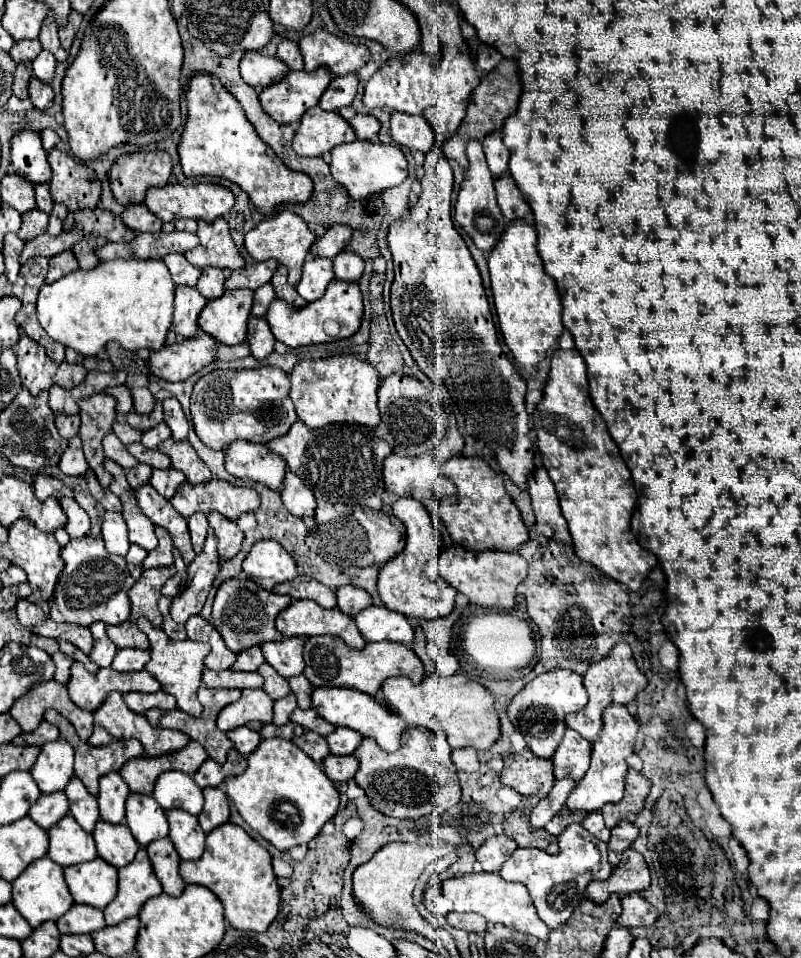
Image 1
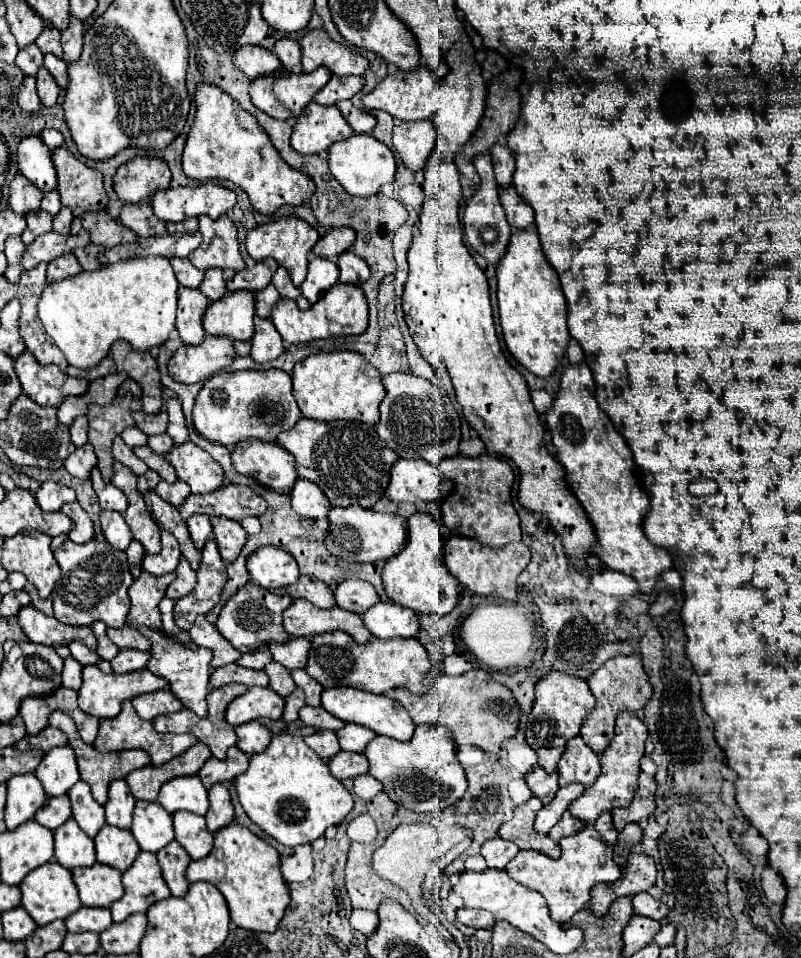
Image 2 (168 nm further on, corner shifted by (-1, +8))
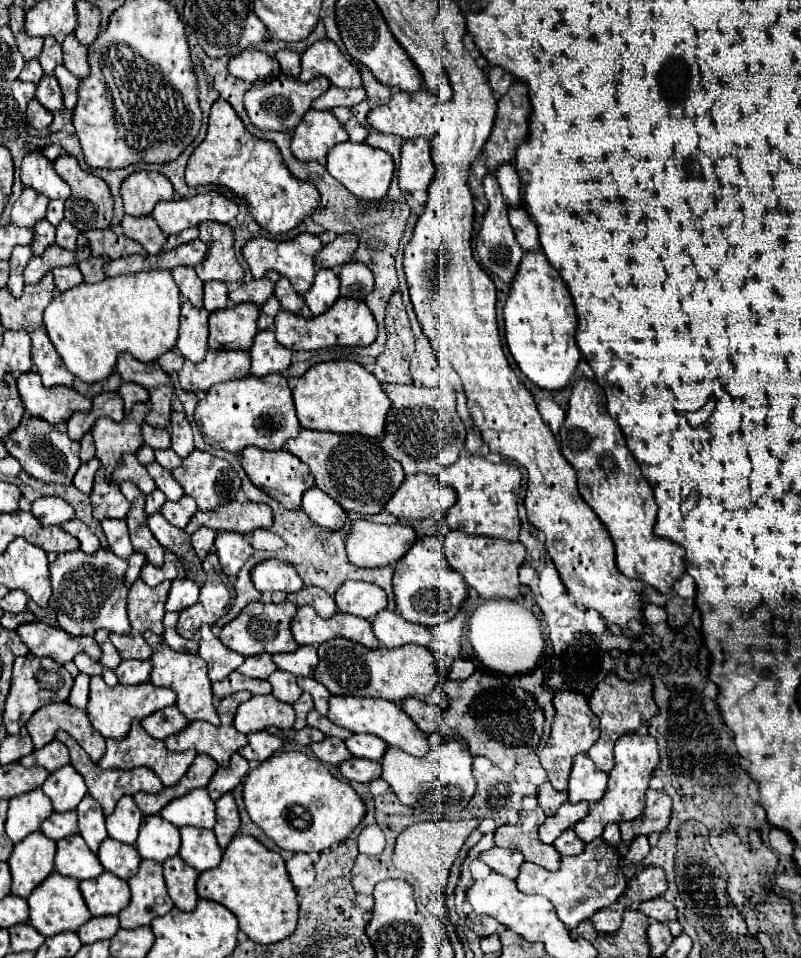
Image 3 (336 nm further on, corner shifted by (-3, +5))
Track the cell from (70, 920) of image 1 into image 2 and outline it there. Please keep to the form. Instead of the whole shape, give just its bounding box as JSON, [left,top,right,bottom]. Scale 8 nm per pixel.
[65,907,113,933]

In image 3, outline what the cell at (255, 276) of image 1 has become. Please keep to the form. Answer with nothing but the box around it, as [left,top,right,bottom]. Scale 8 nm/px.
[229,276,275,306]

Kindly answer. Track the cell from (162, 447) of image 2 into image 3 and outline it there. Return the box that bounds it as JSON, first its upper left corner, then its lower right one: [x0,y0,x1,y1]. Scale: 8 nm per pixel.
[155,448,181,472]

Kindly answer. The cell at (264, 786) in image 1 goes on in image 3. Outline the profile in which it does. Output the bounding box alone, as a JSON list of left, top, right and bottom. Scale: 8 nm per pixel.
[243,752,367,852]

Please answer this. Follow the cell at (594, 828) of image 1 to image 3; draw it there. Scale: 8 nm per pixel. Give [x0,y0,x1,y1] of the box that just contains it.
[603,824,621,846]

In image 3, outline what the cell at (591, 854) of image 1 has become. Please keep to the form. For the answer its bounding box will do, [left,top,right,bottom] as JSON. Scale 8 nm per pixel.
[517,840,627,930]

